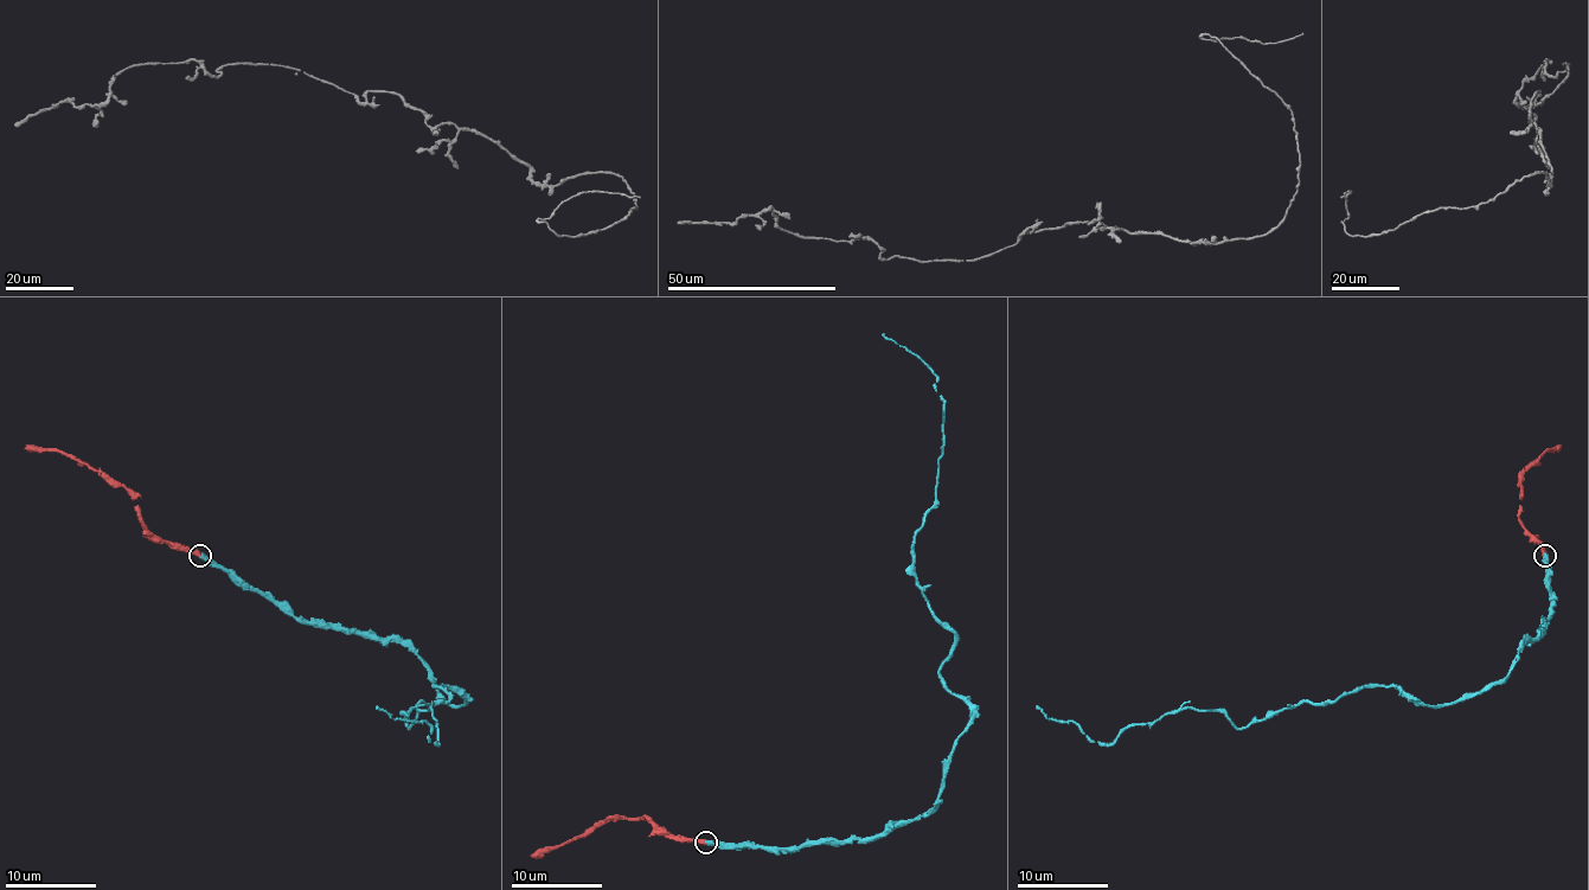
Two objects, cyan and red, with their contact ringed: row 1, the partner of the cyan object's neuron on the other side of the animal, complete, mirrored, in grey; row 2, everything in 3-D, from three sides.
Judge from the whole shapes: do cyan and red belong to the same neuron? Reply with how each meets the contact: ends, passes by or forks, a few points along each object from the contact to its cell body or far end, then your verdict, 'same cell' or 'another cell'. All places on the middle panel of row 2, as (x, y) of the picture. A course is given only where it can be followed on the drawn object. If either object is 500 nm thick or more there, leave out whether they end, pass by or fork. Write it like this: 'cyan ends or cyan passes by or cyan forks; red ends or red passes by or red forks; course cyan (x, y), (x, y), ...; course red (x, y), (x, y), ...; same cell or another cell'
cyan ends; red ends; course cyan (705, 842), (884, 837), (936, 800), (968, 723), (939, 673), (955, 634), (914, 572), (943, 401), (882, 334); course red (705, 842), (680, 842), (648, 817), (607, 819), (564, 844), (546, 846), (530, 855); same cell

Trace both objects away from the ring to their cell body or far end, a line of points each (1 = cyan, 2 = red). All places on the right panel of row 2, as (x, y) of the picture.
1: (1544, 556), (1539, 635), (1503, 679), (1441, 704), (1362, 685), (1240, 729), (1178, 708), (1103, 744), (1037, 706)
2: (1544, 556), (1544, 549), (1519, 522), (1522, 476), (1546, 452), (1557, 449)

